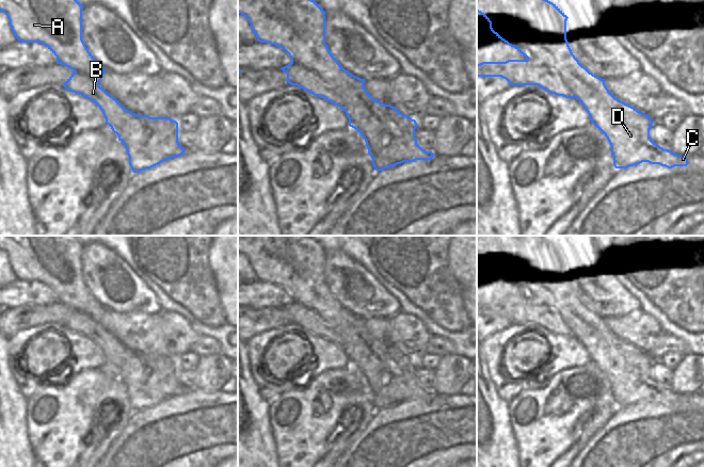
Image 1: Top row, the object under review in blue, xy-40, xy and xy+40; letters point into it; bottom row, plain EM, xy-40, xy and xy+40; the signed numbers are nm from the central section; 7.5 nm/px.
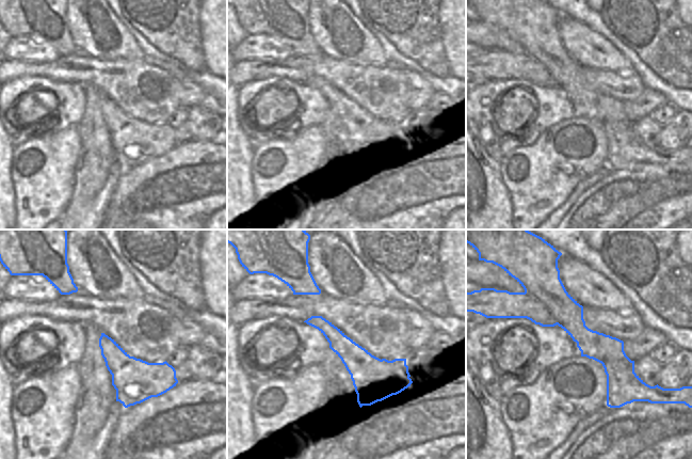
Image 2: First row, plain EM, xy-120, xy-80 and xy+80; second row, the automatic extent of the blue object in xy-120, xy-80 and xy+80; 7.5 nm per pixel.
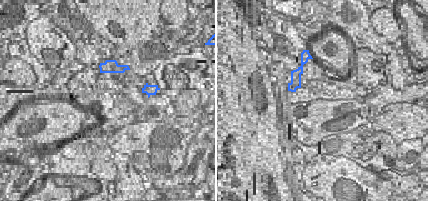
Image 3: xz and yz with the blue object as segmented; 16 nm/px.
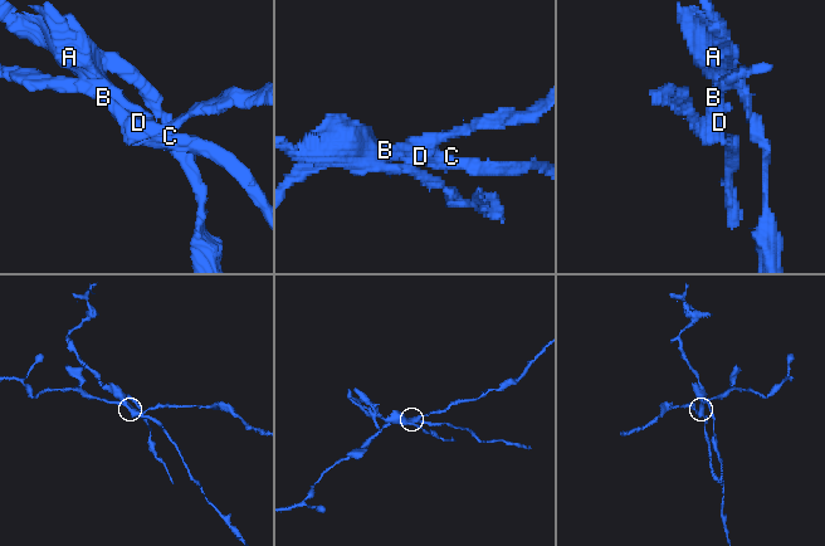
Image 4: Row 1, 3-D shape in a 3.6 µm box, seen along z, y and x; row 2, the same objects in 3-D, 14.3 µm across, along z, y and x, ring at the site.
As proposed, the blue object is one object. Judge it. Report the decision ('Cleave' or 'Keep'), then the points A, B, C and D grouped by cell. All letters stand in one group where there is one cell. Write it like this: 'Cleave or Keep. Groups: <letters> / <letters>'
Cleave. Groups: A C D / B

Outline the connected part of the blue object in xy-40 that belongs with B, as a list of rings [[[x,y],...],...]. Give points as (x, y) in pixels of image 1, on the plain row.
[[[73,311],[63,325],[75,333],[92,339],[101,349],[106,363],[110,366],[124,358],[134,365],[142,361],[141,356],[128,350],[116,337],[100,326],[99,322],[81,311]]]

